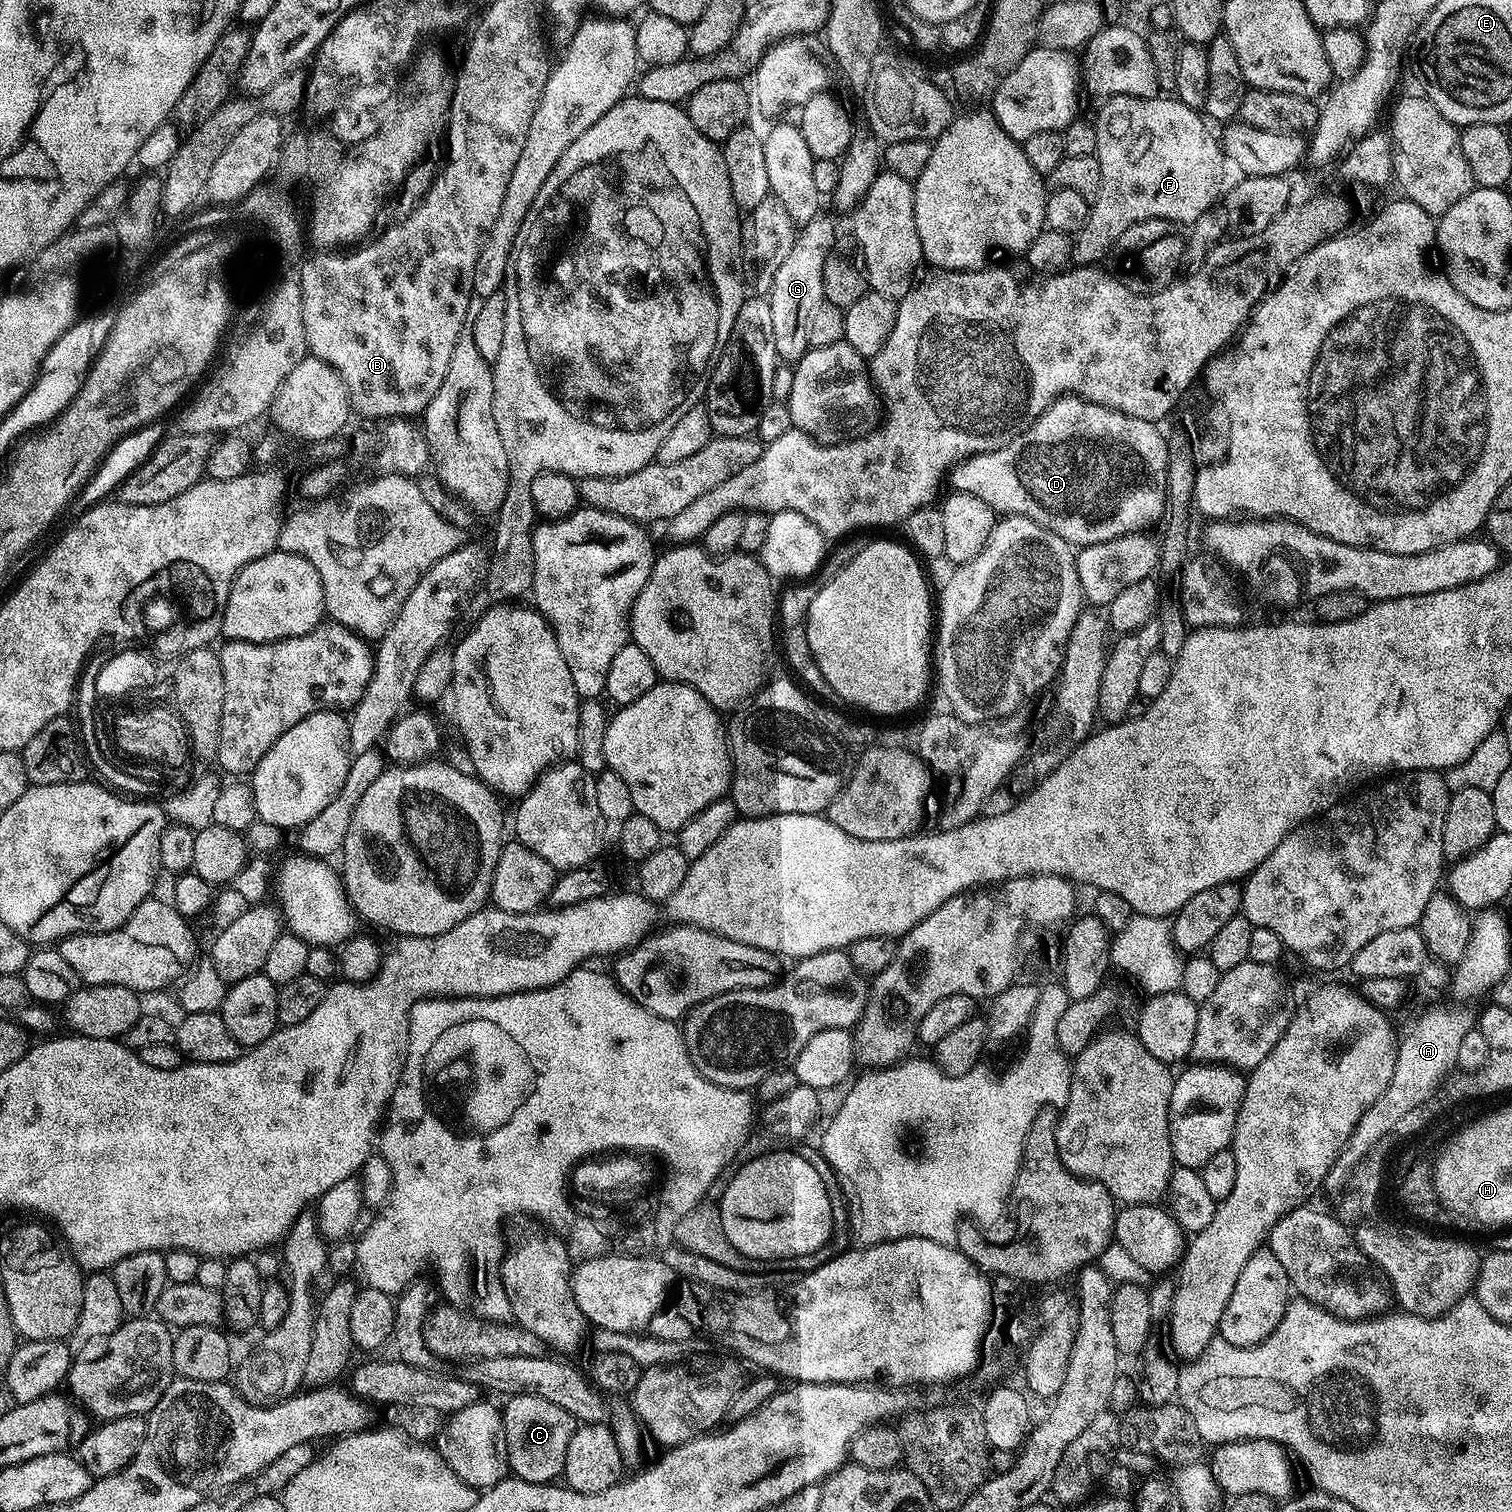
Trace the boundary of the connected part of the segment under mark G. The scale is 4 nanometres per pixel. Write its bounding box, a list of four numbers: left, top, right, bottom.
[766,214,838,361]

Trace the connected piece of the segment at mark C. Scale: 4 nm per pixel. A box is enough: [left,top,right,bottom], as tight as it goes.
[503,1396,578,1484]

